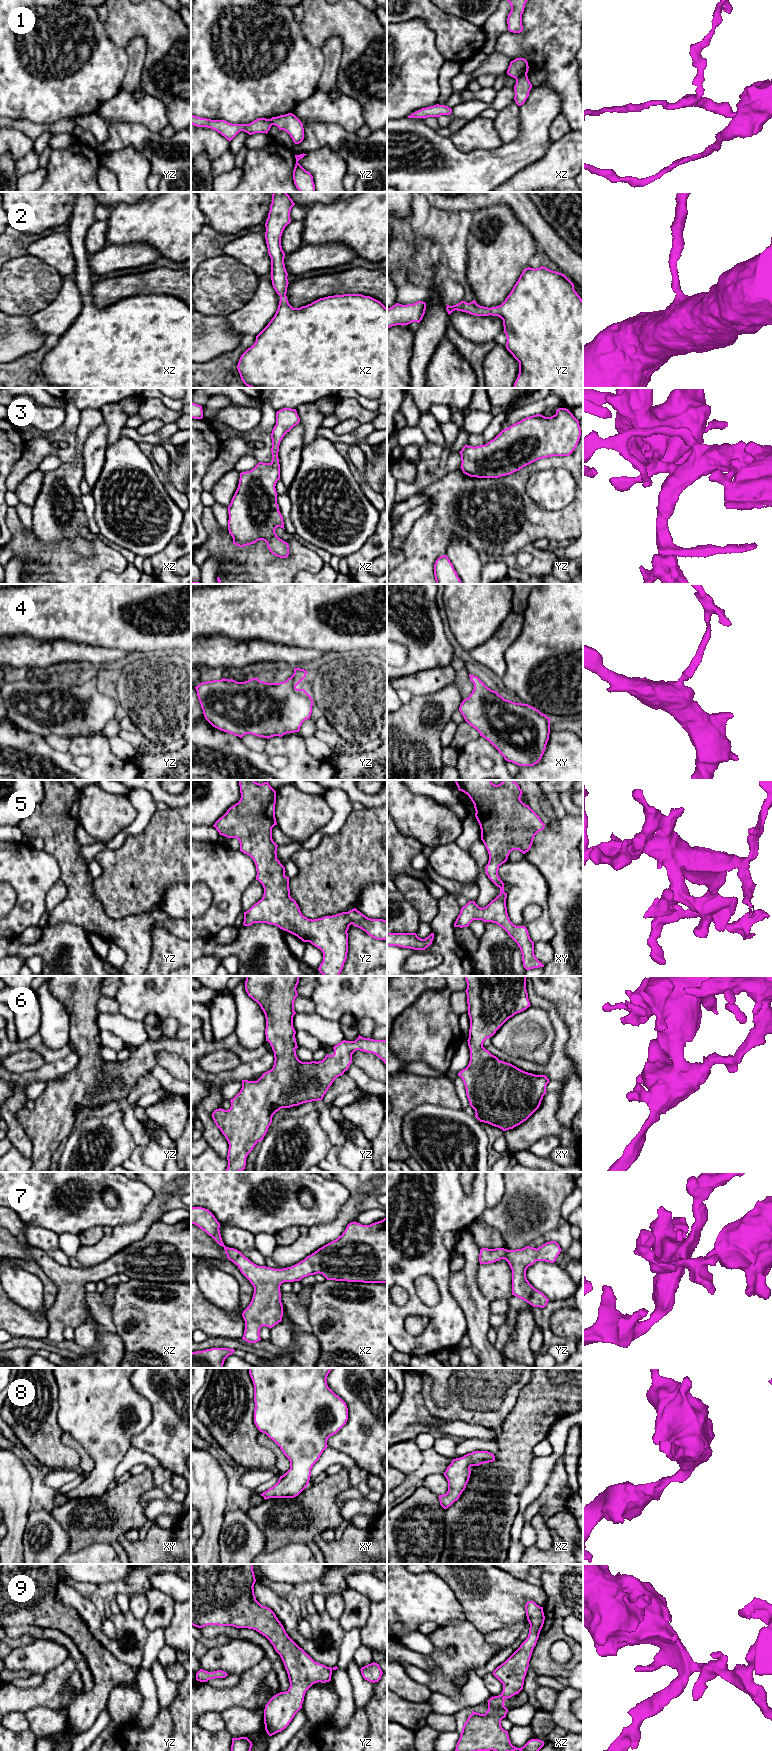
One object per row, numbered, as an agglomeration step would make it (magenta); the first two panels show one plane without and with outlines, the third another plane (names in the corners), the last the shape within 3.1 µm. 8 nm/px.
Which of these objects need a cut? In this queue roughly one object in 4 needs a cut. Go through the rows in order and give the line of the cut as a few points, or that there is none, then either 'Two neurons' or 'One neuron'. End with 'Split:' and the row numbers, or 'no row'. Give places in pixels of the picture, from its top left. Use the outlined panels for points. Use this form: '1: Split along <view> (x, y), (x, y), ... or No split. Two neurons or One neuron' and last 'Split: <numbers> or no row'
1: Split along xz (526, 73), (516, 79). Two neurons
2: No split. One neuron
3: No split. One neuron
4: No split. One neuron
5: No split. One neuron
6: No split. One neuron
7: No split. One neuron
8: No split. One neuron
9: No split. One neuron
Split: 1

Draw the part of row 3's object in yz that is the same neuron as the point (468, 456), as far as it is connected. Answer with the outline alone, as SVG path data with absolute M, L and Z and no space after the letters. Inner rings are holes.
M566 408L545 417L536 414L502 430L485 445L468 446L459 452L464 474L499 478L543 458L569 456L581 436L579 421Z

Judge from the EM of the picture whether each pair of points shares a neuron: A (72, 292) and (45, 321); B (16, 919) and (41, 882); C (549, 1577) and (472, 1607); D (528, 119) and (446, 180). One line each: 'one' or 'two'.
A: one
B: one
C: two
D: one

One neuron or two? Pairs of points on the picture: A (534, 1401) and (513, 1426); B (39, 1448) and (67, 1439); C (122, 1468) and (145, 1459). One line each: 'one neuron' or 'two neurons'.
A: one neuron
B: two neurons
C: one neuron

